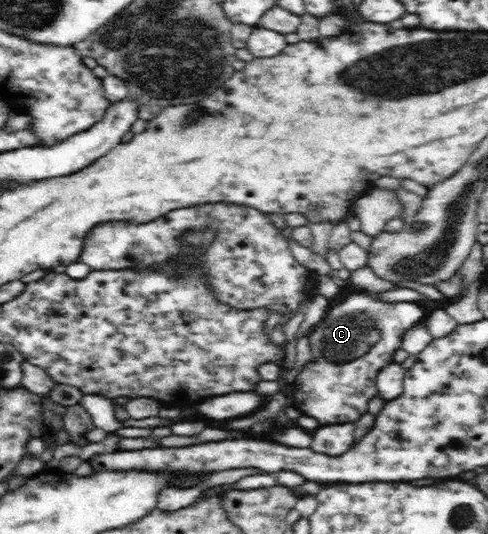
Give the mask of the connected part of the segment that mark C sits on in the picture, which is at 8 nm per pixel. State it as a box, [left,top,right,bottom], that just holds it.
[293,292,428,425]

